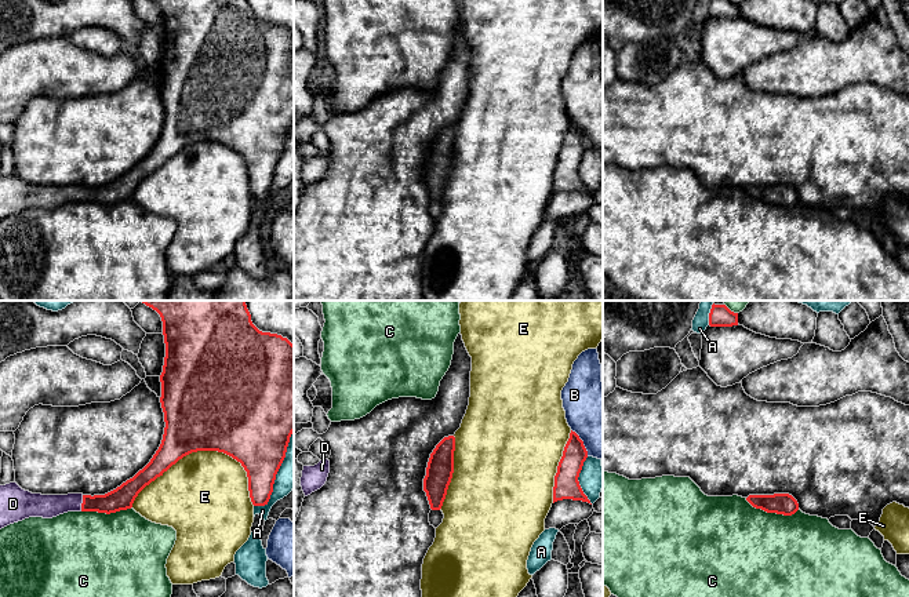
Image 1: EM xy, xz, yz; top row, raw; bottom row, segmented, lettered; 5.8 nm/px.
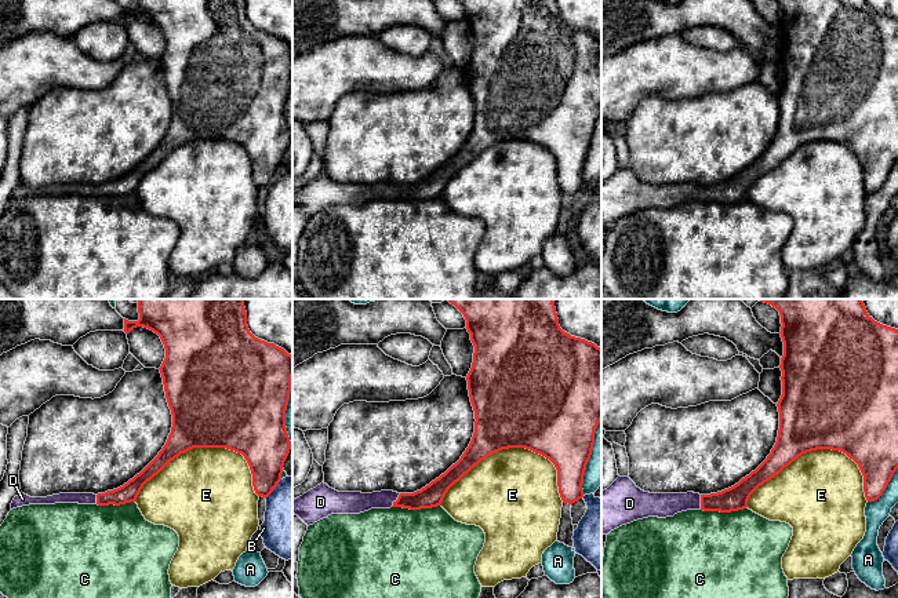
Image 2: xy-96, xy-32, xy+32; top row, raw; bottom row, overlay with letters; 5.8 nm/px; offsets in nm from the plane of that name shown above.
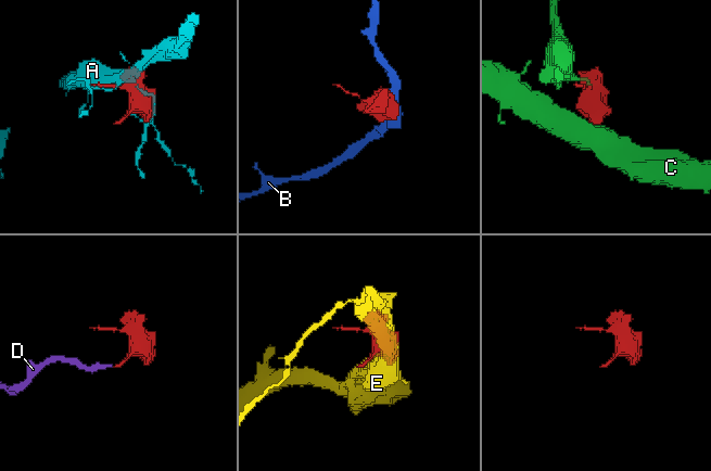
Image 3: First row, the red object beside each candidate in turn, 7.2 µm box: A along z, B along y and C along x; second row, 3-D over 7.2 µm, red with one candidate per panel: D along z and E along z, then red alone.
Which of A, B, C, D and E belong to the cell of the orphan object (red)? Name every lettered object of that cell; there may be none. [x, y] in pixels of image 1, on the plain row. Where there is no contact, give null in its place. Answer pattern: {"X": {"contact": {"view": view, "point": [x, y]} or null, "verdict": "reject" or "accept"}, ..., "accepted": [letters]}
{"A": {"contact": {"view": "xy", "point": [276, 164]}, "verdict": "reject"}, "B": {"contact": {"view": "xz", "point": [582, 134]}, "verdict": "reject"}, "C": {"contact": {"view": "yz", "point": [773, 203]}, "verdict": "reject"}, "D": {"contact": {"view": "xy", "point": [82, 195]}, "verdict": "accept"}, "E": {"contact": {"view": "xy", "point": [203, 141]}, "verdict": "reject"}, "accepted": ["D"]}

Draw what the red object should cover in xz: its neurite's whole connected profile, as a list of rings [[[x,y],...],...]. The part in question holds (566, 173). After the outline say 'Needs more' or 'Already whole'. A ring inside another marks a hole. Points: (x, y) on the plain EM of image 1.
[[[571,121],[570,130],[563,142],[563,148],[557,157],[557,164],[555,167],[553,194],[563,190],[590,194],[578,172],[586,149],[588,142],[583,136],[583,132],[575,123]]]. Already whole

